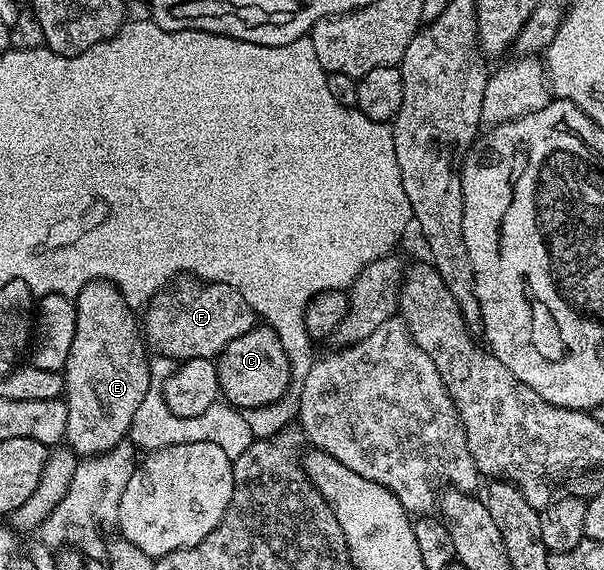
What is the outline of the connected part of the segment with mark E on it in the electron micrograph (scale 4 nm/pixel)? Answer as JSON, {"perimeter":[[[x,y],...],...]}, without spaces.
{"perimeter":[[[90,282],[81,288],[81,292],[74,295],[74,303],[76,308],[76,331],[73,337],[73,344],[69,349],[68,362],[64,364],[61,371],[63,376],[63,388],[65,391],[65,401],[67,403],[67,436],[66,441],[69,443],[70,449],[74,450],[76,455],[83,458],[93,458],[97,454],[107,454],[118,442],[124,441],[131,433],[131,425],[133,424],[133,416],[137,412],[137,408],[141,408],[141,400],[145,400],[145,396],[153,388],[153,379],[151,377],[151,364],[149,361],[149,350],[145,345],[144,335],[141,333],[140,323],[137,321],[136,311],[121,296],[121,292],[111,282]]]}

